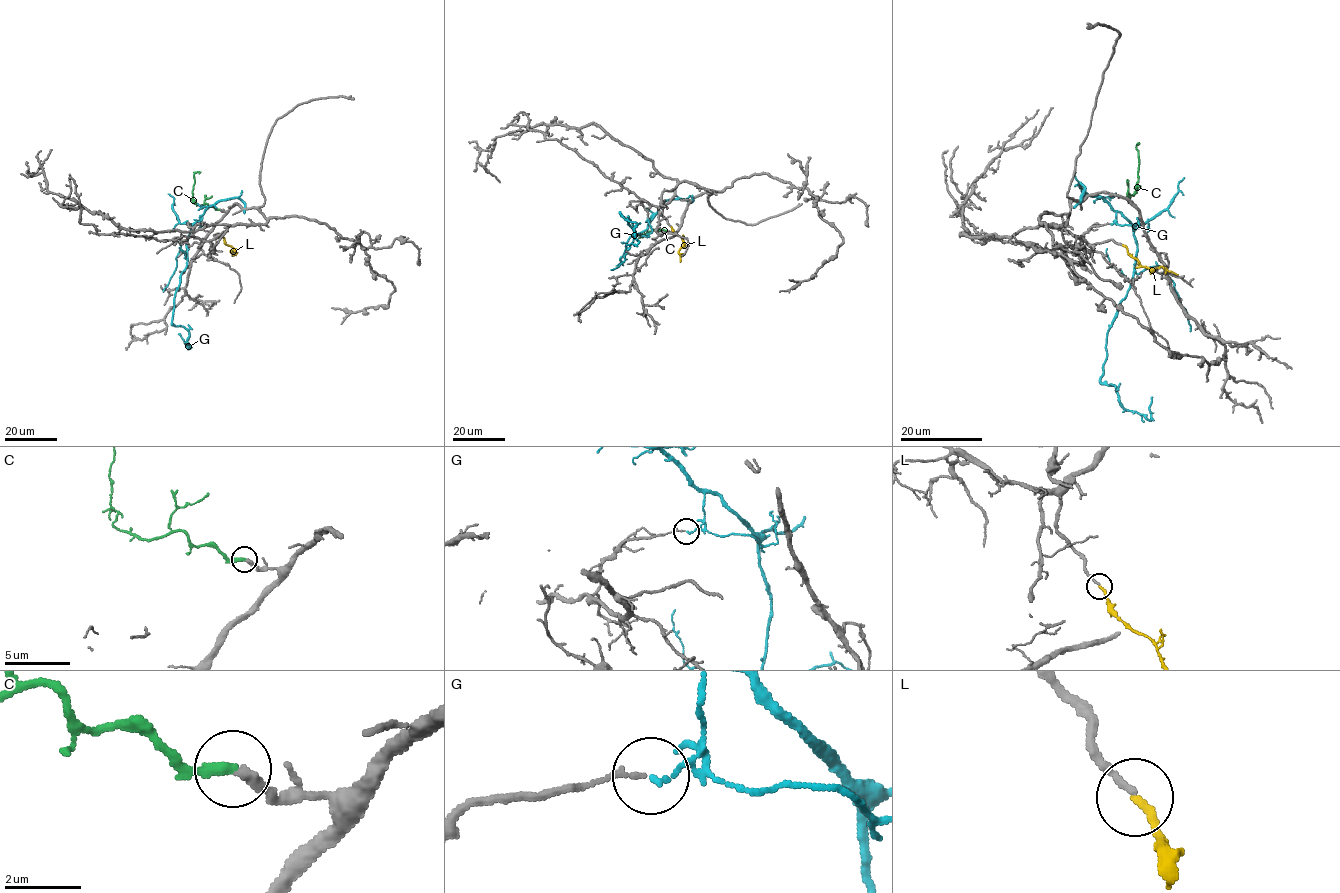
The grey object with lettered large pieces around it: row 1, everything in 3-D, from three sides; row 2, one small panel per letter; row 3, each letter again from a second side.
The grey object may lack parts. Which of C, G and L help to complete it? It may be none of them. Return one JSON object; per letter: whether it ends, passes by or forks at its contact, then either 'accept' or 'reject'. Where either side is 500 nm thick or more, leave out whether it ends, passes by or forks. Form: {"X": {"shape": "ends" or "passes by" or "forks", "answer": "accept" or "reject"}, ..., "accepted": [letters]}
{"C": {"shape": "ends", "answer": "accept"}, "G": {"shape": "ends", "answer": "reject"}, "L": {"shape": "ends", "answer": "accept"}, "accepted": ["C", "L"]}

